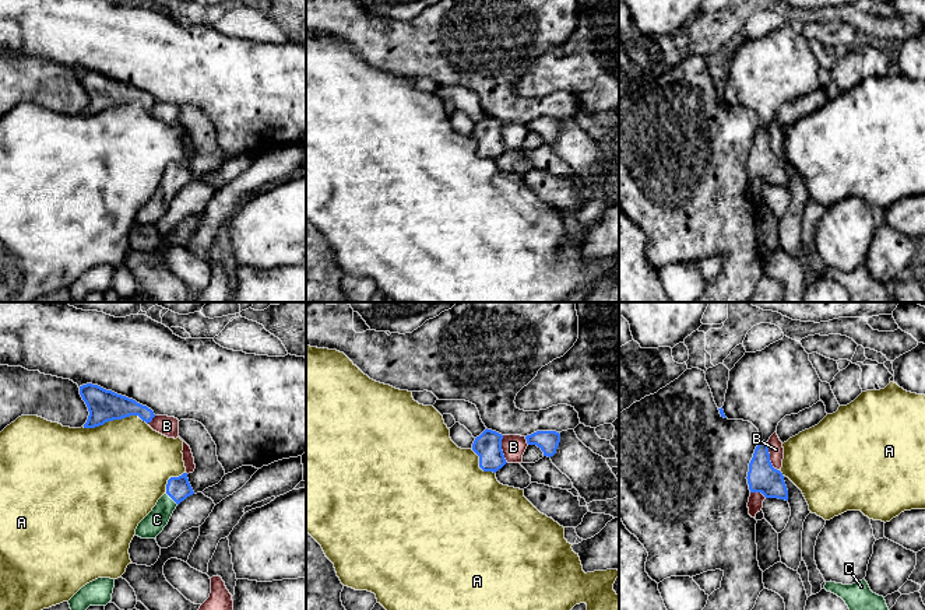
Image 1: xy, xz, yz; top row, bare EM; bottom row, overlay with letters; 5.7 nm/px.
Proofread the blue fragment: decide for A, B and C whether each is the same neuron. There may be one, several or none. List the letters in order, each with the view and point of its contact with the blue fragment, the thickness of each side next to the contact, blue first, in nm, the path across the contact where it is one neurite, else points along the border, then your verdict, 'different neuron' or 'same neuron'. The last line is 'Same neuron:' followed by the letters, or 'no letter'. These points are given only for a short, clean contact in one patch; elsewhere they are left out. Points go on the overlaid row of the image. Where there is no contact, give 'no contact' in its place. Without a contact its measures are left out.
A: meets blue in xy at (115, 419); 180 nm thick on the blue side, 480 nm on the other; different neuron
B: meets blue in yz at (769, 458); 180 nm thick on the blue side, 90 nm on the other; different neuron
C: meets blue in xy at (172, 498); 140 nm thick on the blue side, 120 nm on the other; runs through xy (178, 488), (172, 498), (157, 519); same neuron
Same neuron: C

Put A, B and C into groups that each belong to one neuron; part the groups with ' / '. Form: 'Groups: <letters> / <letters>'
Groups: A / B / C

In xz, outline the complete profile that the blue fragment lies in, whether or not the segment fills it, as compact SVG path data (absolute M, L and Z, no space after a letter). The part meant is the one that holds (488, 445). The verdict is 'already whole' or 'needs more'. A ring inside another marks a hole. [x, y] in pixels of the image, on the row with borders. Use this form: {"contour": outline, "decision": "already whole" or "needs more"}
{"contour": "M488 428L475 438L472 451L479 456L479 467L483 471L496 473L507 463L502 451L502 439L502 434Z", "decision": "already whole"}

